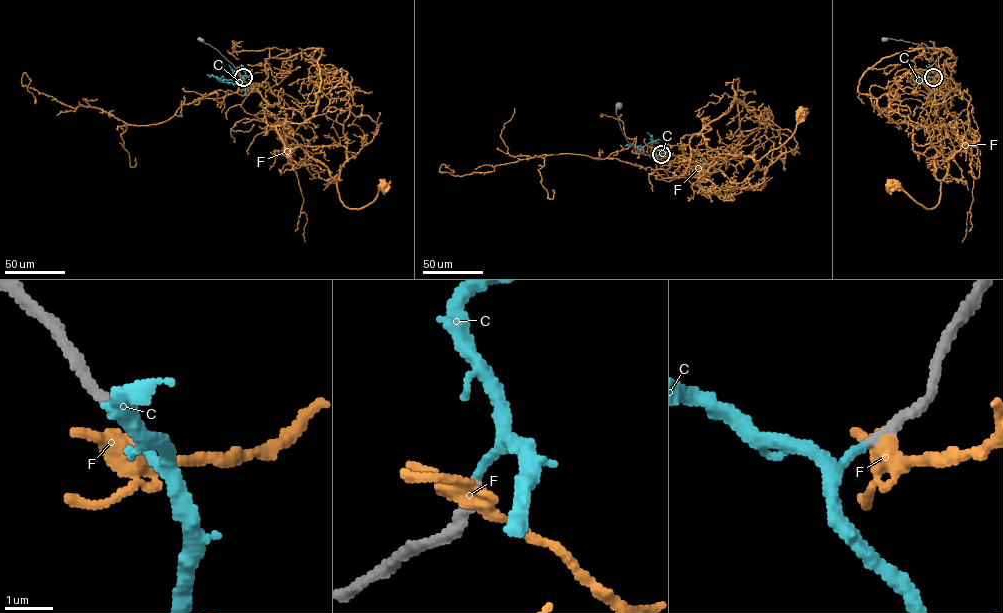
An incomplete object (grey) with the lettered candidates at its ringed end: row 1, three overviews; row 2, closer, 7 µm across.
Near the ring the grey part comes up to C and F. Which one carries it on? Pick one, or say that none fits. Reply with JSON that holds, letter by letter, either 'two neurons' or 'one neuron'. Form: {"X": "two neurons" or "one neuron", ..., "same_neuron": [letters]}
{"C": "one neuron", "F": "two neurons", "same_neuron": ["C"]}

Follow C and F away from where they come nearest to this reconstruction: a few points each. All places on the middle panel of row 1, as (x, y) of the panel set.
C: (661, 154), (638, 152), (646, 144), (653, 143), (646, 132)
F: (661, 155), (670, 166), (701, 134), (721, 156), (756, 161), (787, 140), (802, 112)

